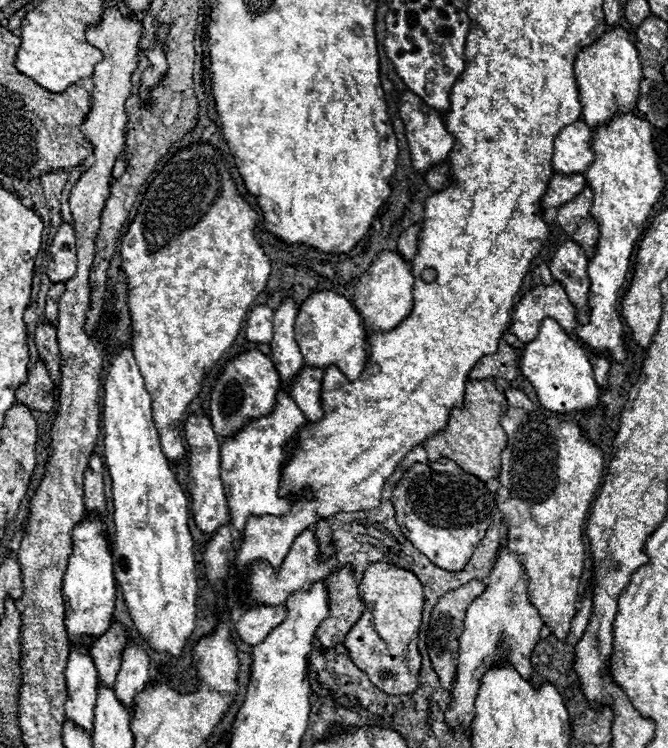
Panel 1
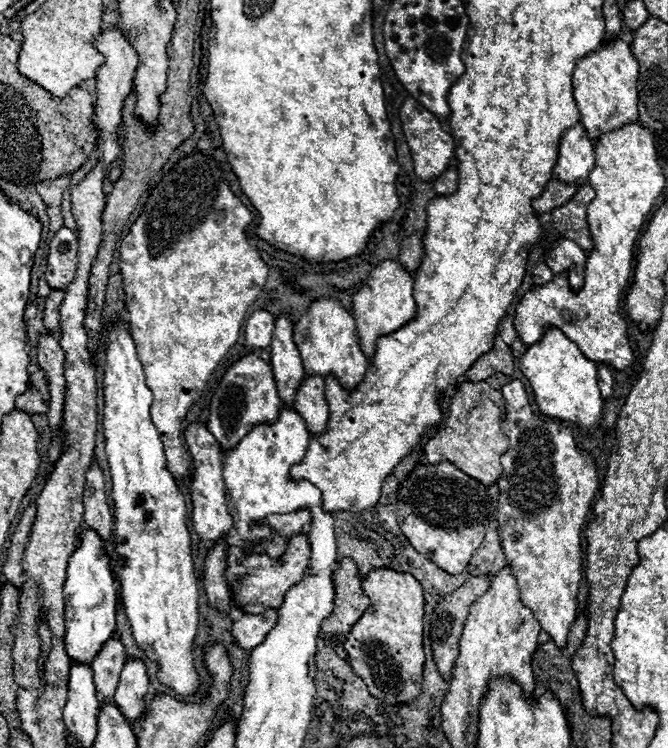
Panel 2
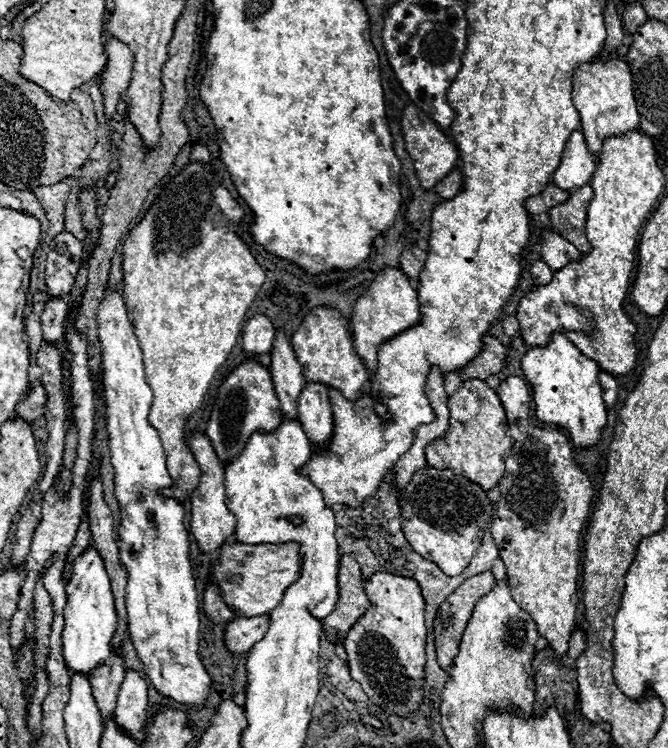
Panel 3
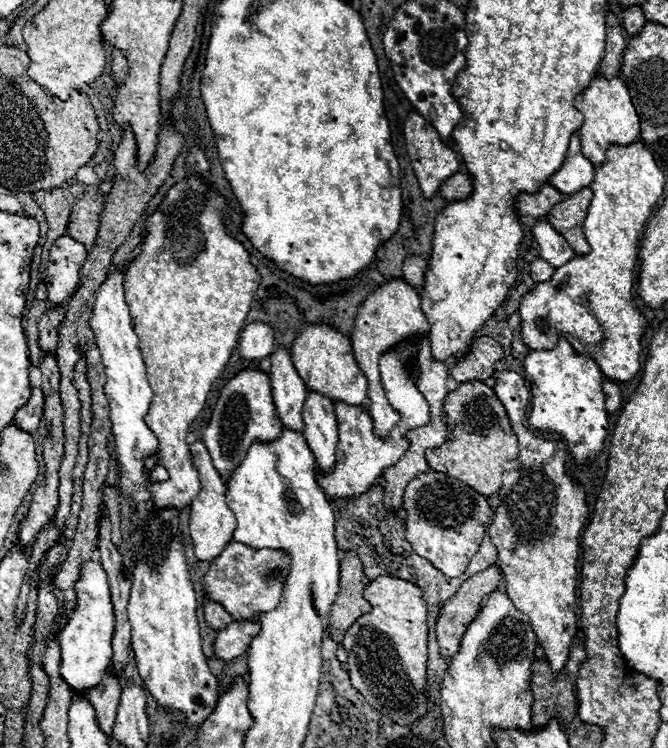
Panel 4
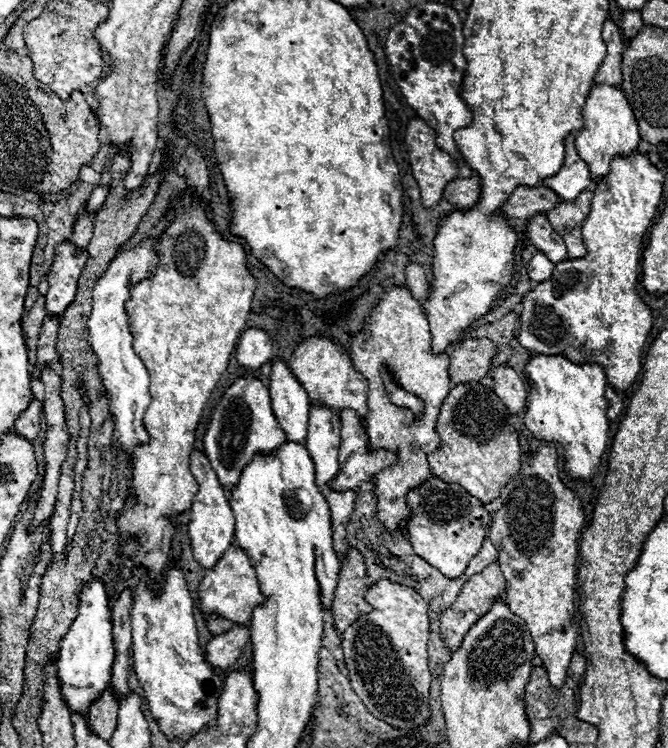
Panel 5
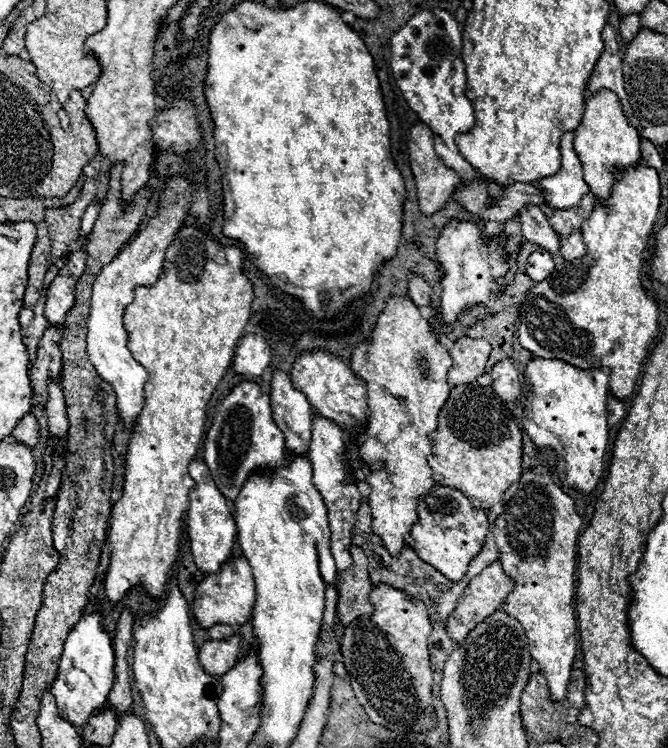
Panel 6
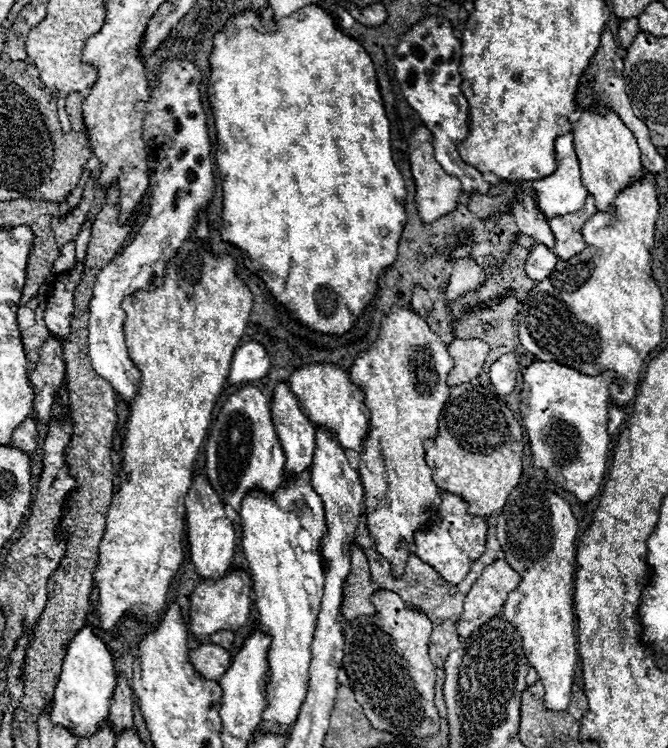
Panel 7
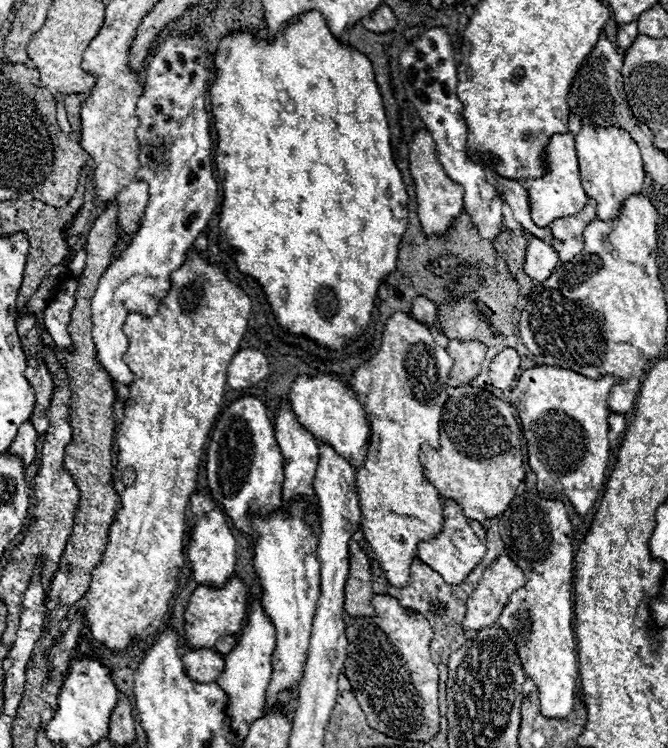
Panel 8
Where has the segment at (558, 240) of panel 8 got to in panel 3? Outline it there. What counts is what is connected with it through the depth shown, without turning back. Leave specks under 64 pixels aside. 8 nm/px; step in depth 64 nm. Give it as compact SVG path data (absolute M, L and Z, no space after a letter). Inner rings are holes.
M586 184L584 188L574 190L564 204L558 204L548 212L554 232L564 236L568 242L572 242L582 254L590 252L592 248L586 238L586 208L592 196L594 192Z

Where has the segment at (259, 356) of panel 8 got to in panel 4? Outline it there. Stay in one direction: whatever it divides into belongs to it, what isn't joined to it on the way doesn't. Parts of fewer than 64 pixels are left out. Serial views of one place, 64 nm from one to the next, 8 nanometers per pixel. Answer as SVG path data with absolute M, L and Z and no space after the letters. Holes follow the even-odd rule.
M252 322L242 330L240 356L246 360L262 360L274 352L274 332L264 322Z

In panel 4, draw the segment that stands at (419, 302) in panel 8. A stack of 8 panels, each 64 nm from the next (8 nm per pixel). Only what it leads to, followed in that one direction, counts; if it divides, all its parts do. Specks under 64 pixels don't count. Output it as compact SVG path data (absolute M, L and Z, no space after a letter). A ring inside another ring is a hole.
M408 256L402 266L402 276L410 286L414 286L420 292L424 284L424 270L426 270L426 260L422 256Z

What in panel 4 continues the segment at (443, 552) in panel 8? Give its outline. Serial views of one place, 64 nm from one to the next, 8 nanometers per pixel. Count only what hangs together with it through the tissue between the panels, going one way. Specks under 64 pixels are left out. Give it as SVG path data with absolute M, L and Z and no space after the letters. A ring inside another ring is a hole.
M434 470L416 476L406 486L402 510L406 514L406 538L414 552L432 562L448 578L456 578L466 570L470 558L478 552L494 514L488 500L474 488Z

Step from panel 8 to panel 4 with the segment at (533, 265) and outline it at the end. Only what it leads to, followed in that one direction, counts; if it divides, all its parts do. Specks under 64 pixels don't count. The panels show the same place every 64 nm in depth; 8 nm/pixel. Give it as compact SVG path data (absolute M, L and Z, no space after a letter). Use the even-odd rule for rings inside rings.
M536 258L532 264L530 264L530 276L534 282L548 282L554 274L554 268L542 260L542 258Z

